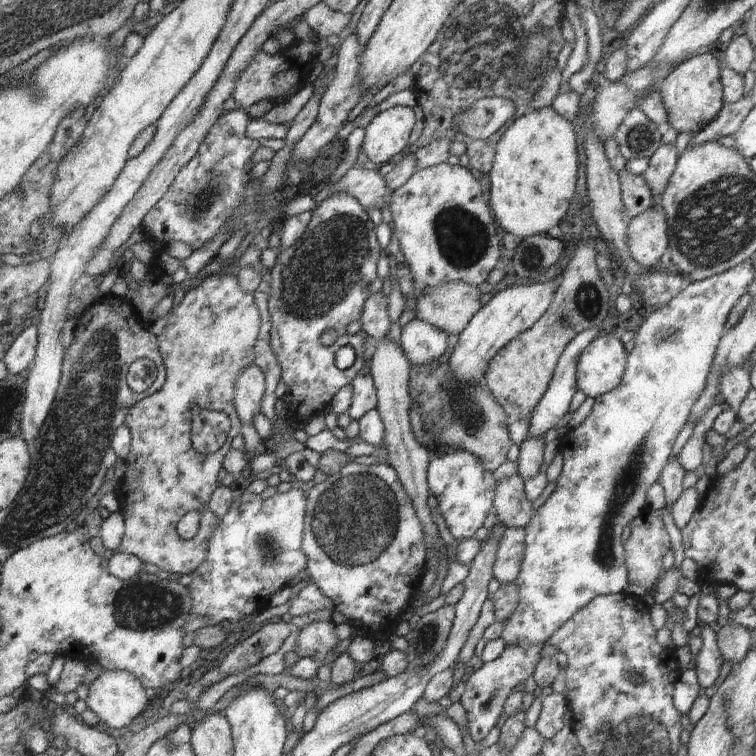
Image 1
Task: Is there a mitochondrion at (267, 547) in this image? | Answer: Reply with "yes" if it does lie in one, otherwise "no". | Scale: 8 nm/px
yes

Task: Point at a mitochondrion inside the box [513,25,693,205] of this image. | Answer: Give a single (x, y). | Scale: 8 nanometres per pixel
(641, 135)

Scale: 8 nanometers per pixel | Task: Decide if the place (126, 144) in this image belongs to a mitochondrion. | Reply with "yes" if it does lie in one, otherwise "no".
no

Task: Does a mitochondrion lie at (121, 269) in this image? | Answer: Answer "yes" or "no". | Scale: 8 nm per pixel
no

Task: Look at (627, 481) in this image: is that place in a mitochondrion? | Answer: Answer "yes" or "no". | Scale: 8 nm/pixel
yes

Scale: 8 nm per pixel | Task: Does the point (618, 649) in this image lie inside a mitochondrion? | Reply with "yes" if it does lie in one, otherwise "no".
no

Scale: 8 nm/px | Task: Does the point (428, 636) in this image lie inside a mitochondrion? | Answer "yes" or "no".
yes

